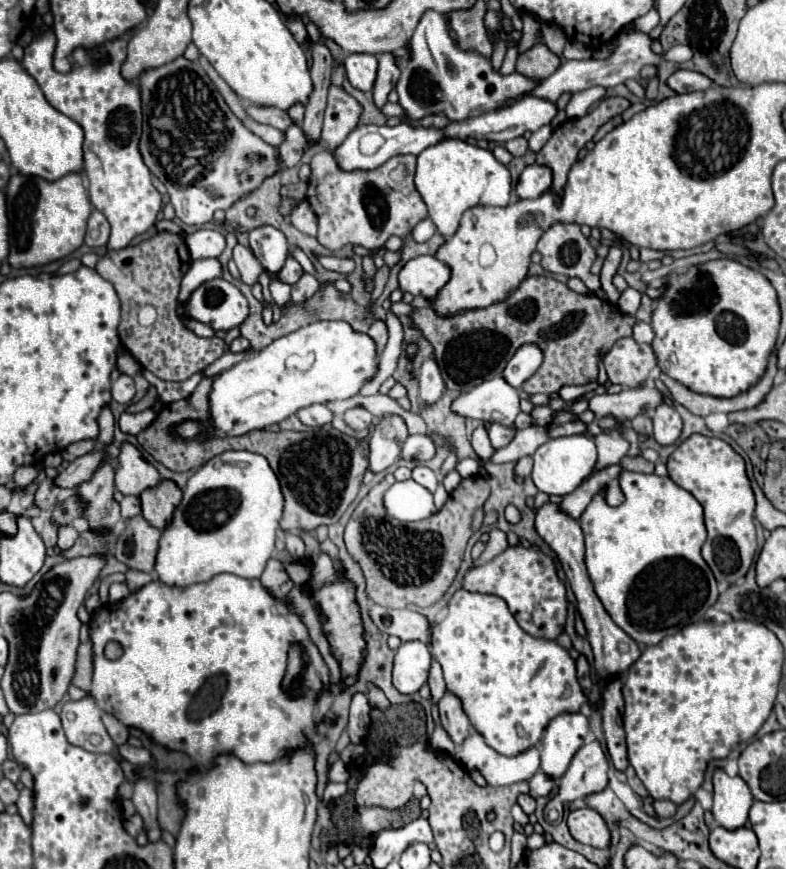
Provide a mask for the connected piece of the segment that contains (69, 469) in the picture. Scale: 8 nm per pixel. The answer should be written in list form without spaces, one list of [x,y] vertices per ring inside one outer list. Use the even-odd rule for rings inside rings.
[[[94,450],[94,452],[86,454],[86,456],[76,458],[64,470],[60,470],[60,474],[54,478],[54,486],[76,488],[78,484],[82,484],[82,482],[92,478],[94,470],[100,466],[102,460],[106,460],[106,452],[104,450]]]

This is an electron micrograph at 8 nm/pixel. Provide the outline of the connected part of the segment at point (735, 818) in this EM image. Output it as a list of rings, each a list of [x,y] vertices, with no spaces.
[[[722,768],[714,770],[714,806],[716,822],[726,830],[742,828],[748,820],[748,810],[754,802],[750,786],[740,776],[728,776]]]

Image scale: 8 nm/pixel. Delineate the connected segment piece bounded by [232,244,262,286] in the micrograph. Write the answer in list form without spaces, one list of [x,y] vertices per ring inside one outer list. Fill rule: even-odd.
[[[236,244],[234,250],[232,250],[232,260],[236,262],[242,280],[252,286],[252,284],[258,280],[260,272],[262,272],[262,266],[260,266],[260,262],[256,260],[256,256],[254,256],[248,248],[244,248],[242,244]]]

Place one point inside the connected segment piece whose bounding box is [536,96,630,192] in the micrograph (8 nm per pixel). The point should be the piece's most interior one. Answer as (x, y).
(561, 151)

